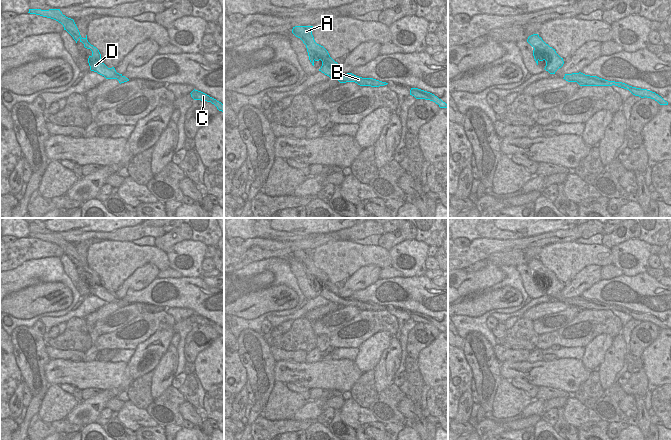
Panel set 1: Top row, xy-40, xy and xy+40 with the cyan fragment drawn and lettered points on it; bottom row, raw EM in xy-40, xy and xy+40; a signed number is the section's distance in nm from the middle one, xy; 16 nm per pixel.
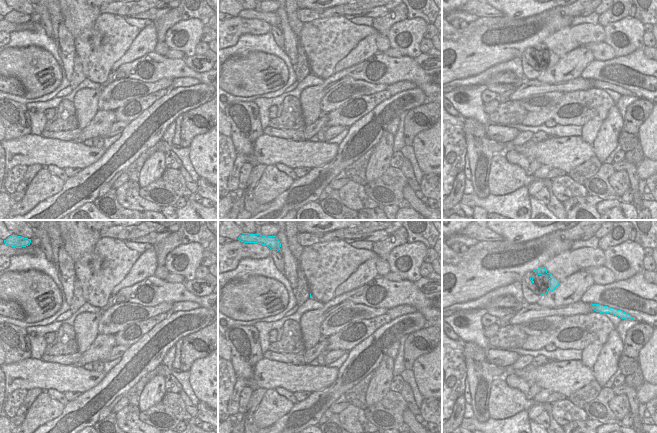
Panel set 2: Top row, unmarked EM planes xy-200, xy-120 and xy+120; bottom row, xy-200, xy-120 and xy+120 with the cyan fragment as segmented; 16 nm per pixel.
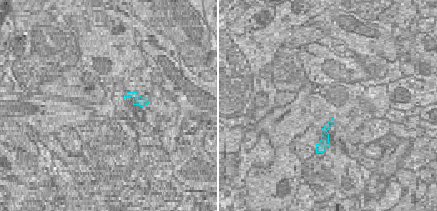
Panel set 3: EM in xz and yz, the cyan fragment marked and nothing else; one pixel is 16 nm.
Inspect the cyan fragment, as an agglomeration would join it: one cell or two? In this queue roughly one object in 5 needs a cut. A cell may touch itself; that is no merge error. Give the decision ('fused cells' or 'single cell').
single cell

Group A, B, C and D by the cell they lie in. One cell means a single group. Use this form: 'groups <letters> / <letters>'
groups A B C D

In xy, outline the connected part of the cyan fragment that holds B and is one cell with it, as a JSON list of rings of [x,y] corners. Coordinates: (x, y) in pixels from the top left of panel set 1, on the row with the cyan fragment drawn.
[[[295,26],[292,29],[292,33],[300,38],[306,45],[309,60],[313,66],[315,61],[322,61],[322,66],[319,71],[330,78],[338,80],[340,83],[355,82],[360,86],[371,87],[379,87],[388,84],[373,78],[362,78],[352,73],[340,73],[338,71],[339,64],[330,57],[328,51],[323,46],[315,42],[312,35],[312,27],[313,26]]]

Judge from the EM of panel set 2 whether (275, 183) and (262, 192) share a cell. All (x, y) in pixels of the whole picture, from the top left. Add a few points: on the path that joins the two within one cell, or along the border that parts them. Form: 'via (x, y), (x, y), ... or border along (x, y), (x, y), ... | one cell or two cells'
via (272, 184), (265, 191) | one cell

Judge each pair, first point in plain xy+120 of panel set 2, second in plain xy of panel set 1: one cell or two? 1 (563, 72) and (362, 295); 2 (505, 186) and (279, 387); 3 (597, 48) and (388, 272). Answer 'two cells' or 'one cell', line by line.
1: two cells
2: one cell
3: one cell

